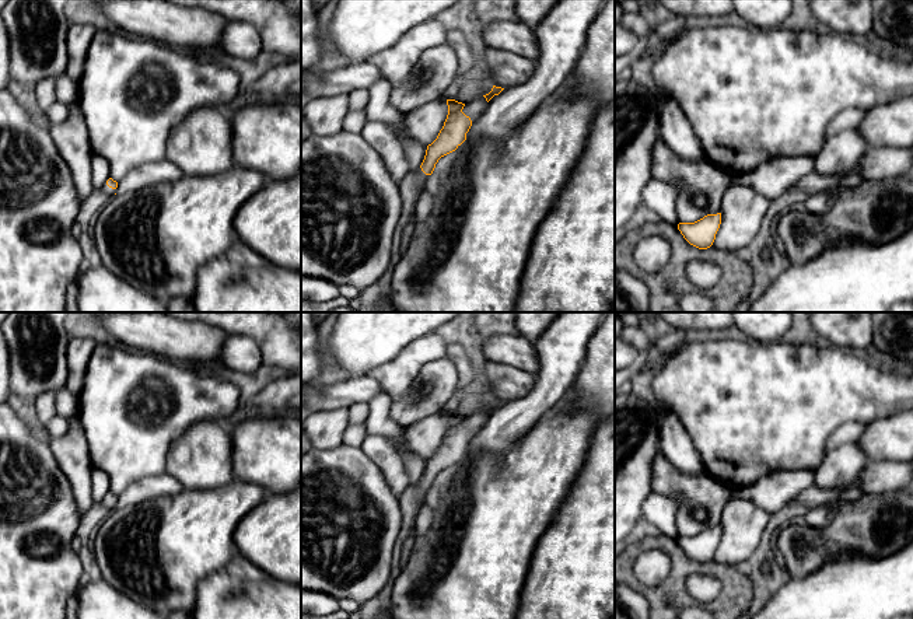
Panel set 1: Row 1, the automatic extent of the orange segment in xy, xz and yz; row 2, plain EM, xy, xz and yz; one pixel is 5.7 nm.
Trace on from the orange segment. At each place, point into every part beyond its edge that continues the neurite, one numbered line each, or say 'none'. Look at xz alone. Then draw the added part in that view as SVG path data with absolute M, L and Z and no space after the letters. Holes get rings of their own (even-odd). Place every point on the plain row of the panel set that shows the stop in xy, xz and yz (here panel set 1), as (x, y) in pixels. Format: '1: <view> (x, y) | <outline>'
1: xz (423, 492) | M420 482L417 511L420 510L421 506L426 506L424 501L426 501L428 492L430 489L426 489Z

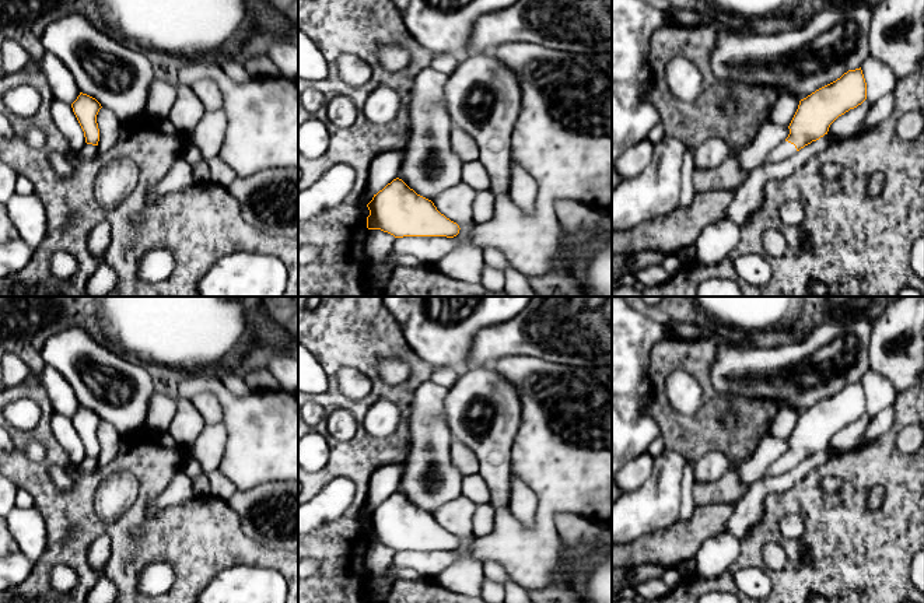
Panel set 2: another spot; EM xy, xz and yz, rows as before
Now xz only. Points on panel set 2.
none

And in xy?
none

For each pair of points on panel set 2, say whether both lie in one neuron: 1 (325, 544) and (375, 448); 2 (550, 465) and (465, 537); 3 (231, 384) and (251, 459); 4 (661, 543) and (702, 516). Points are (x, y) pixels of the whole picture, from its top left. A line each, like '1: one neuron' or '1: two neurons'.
1: one neuron
2: two neurons
3: two neurons
4: one neuron

